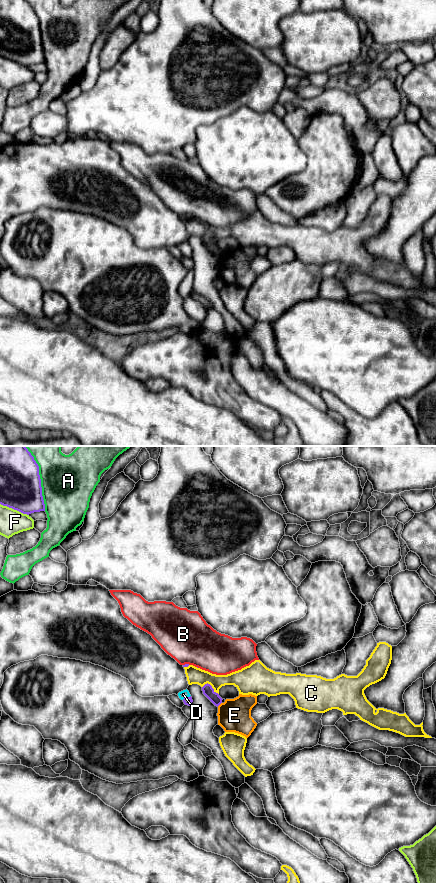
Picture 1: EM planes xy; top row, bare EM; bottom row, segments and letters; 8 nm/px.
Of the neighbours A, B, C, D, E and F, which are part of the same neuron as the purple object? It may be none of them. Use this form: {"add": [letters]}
{"add": ["D"]}

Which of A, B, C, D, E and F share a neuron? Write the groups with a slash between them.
A / B / C / D / E / F

